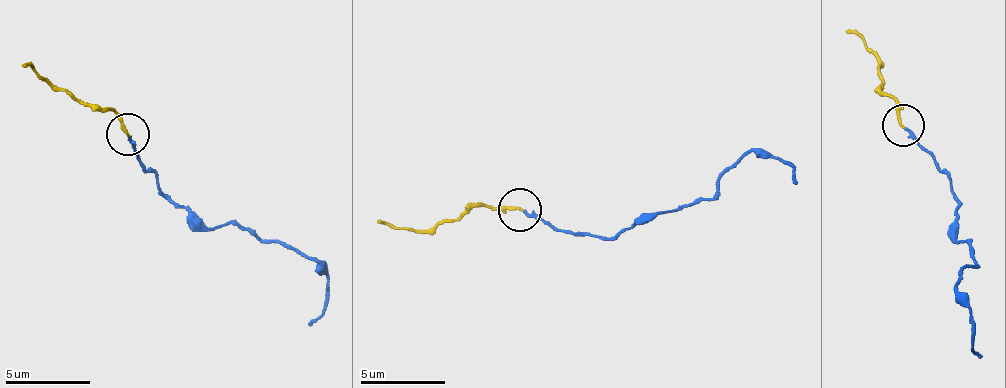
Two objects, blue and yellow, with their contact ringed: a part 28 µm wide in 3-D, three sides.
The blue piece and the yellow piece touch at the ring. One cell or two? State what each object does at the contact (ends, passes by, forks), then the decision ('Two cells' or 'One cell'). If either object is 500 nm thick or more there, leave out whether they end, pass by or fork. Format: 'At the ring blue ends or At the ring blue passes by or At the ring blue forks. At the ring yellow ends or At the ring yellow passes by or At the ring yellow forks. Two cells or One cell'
At the ring blue ends. At the ring yellow ends. One cell

